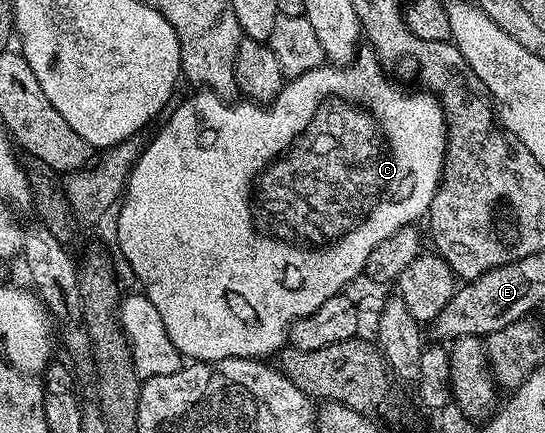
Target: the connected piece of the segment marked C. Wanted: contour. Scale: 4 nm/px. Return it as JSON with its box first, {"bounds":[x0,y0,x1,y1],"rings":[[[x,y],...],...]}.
{"bounds":[116,47,448,363],"rings":[[[364,47],[349,64],[325,63],[306,75],[291,78],[284,90],[267,104],[240,99],[237,105],[228,105],[232,103],[217,93],[196,91],[176,110],[171,110],[172,118],[157,131],[153,141],[151,138],[145,144],[144,154],[136,161],[128,177],[120,201],[116,245],[128,260],[133,275],[140,280],[139,288],[144,296],[154,303],[162,319],[162,327],[166,327],[166,335],[170,335],[170,343],[174,343],[181,358],[192,363],[215,363],[232,357],[268,359],[271,353],[272,356],[279,354],[285,348],[293,323],[318,311],[326,299],[343,294],[347,290],[344,288],[364,273],[366,259],[370,259],[370,251],[374,251],[378,243],[390,239],[394,231],[419,222],[419,217],[421,220],[427,214],[436,187],[444,175],[448,128],[436,97],[427,91],[408,94],[404,89],[407,88],[403,84],[390,79],[385,73],[371,48]]]}

